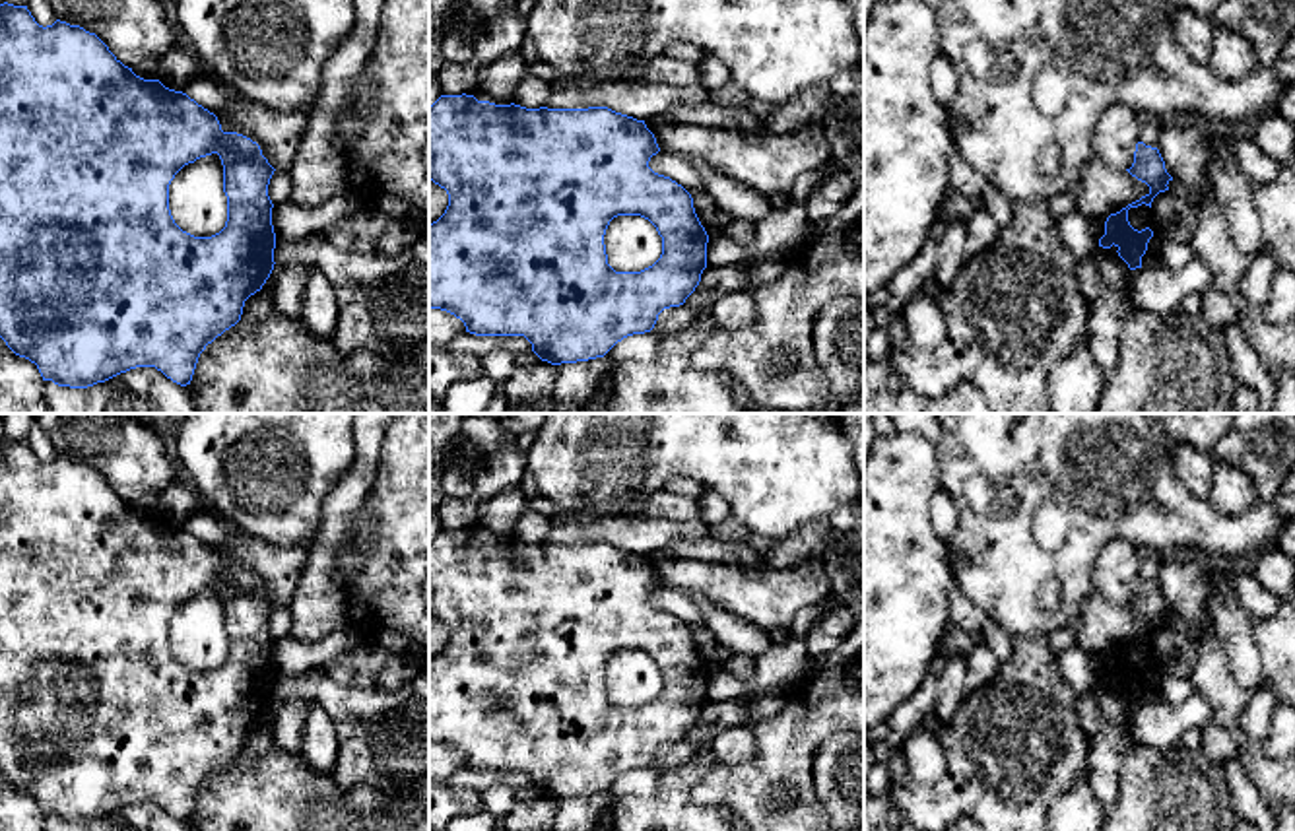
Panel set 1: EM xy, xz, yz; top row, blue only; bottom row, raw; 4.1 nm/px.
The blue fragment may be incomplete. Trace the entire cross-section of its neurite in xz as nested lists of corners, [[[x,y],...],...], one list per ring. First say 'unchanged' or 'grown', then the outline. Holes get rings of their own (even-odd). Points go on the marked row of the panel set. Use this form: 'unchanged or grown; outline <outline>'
unchanged; outline [[[441,95],[429,107],[429,179],[447,190],[448,206],[445,214],[429,225],[429,309],[441,309],[466,326],[476,336],[524,336],[532,351],[551,365],[588,361],[604,357],[617,342],[633,334],[650,332],[664,309],[680,307],[695,291],[707,268],[709,235],[701,225],[691,194],[648,167],[652,155],[660,151],[654,134],[645,120],[615,113],[608,107],[588,109],[526,109],[520,105],[495,105],[478,101],[474,95]],[[617,216],[641,216],[648,219],[662,237],[660,258],[641,272],[615,272],[608,264],[604,235],[610,221]]]

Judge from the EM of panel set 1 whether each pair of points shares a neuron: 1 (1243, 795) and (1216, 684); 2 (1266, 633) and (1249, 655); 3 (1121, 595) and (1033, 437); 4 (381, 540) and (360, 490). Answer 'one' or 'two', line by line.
1: two
2: two
3: two
4: two

